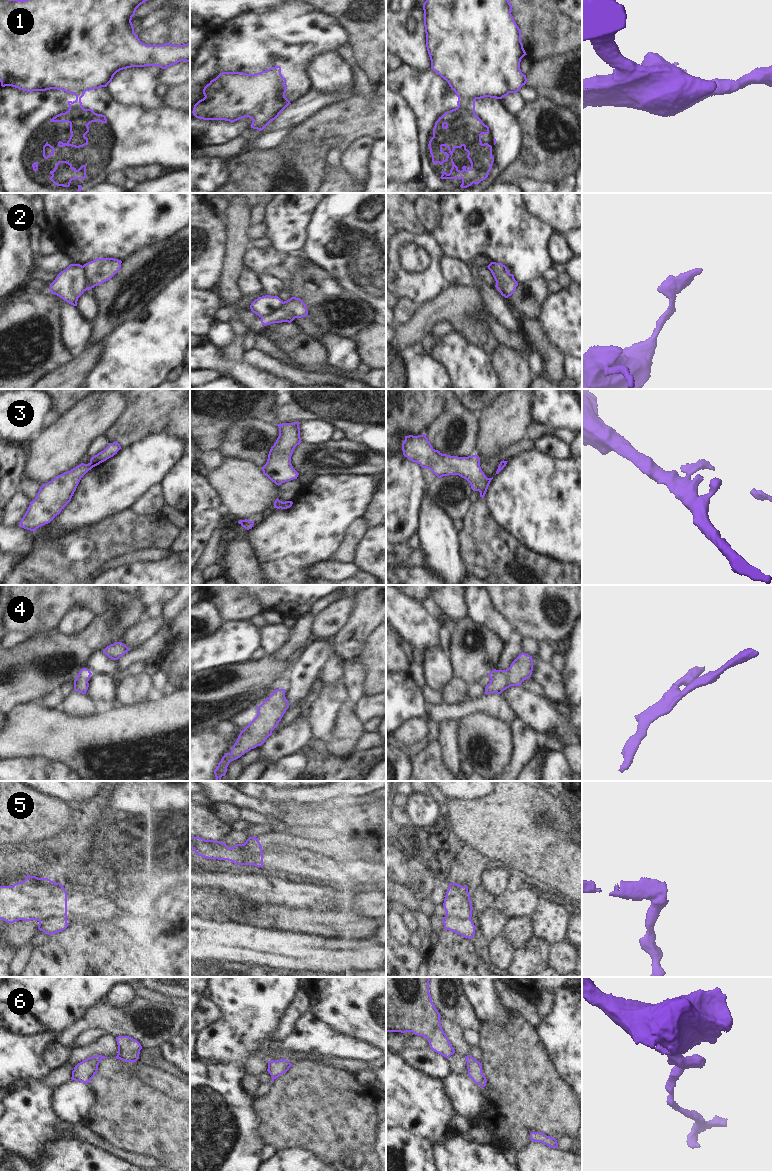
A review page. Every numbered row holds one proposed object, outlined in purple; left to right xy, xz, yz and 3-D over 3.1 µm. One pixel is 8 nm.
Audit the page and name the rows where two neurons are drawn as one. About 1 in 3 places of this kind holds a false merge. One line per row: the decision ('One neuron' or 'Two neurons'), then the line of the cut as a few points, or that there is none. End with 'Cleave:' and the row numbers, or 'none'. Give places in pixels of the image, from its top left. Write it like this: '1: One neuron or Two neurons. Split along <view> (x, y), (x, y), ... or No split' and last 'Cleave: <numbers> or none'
1: Two neurons. Split along yz (456, 92), (474, 100)
2: Two neurons. Split along xz (283, 302), (273, 311), (261, 317)
3: One neuron. No split
4: One neuron. No split
5: Two neurons. Split along xy (65, 917), (46, 917), (39, 921)
6: One neuron. No split
Cleave: 1, 2, 5

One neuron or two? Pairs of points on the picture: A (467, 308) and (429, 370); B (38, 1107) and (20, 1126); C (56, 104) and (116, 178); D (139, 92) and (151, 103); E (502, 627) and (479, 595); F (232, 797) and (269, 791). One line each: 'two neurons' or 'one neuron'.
A: two neurons
B: one neuron
C: two neurons
D: one neuron
E: one neuron
F: two neurons

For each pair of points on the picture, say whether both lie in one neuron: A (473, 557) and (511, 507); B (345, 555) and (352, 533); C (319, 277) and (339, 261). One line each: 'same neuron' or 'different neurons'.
A: different neurons
B: same neuron
C: different neurons

